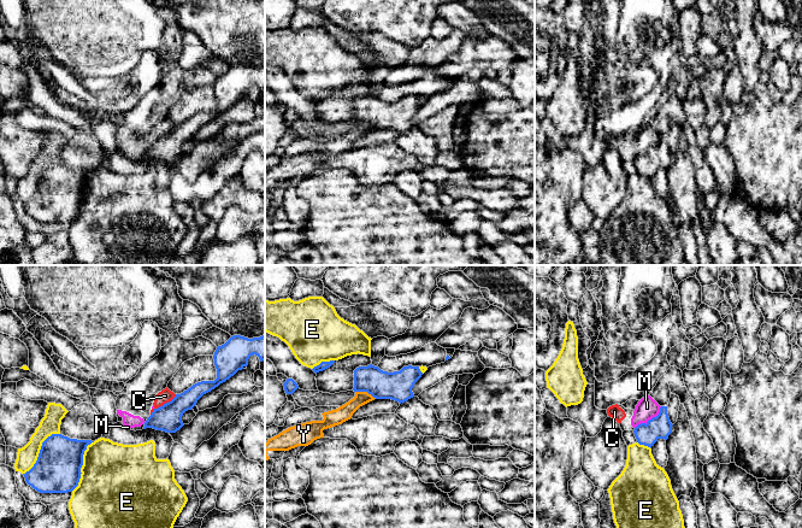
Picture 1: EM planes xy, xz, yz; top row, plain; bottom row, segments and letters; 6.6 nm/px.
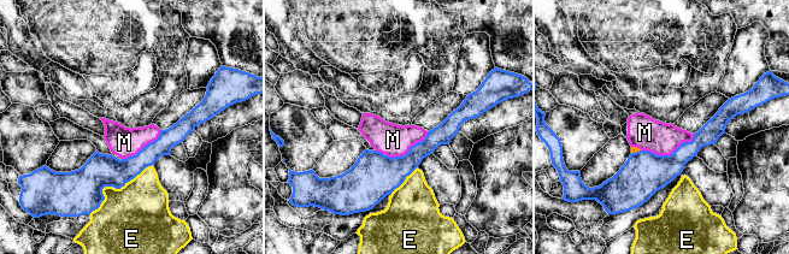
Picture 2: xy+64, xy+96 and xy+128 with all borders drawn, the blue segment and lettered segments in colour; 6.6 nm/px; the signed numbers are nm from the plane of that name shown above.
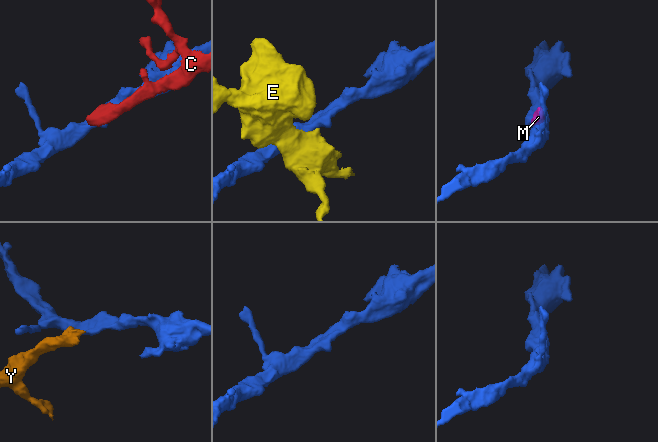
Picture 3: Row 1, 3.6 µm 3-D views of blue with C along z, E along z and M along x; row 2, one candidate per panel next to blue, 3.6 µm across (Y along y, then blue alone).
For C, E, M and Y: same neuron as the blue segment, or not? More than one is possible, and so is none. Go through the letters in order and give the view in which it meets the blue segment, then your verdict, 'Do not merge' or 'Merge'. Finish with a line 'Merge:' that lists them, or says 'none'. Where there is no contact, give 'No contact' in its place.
C: Touches blue in xy. Do not merge
E: Touches blue in xy. Do not merge
M: Touches blue in yz. Do not merge
Y: Touches blue in xz. Do not merge
Merge: none

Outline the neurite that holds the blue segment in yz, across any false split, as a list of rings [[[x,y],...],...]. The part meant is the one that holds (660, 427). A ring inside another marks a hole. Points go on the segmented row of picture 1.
[[[661,406],[656,417],[653,417],[647,423],[638,424],[633,433],[639,445],[651,448],[659,439],[668,439],[668,435],[672,433],[672,426],[667,406]]]

